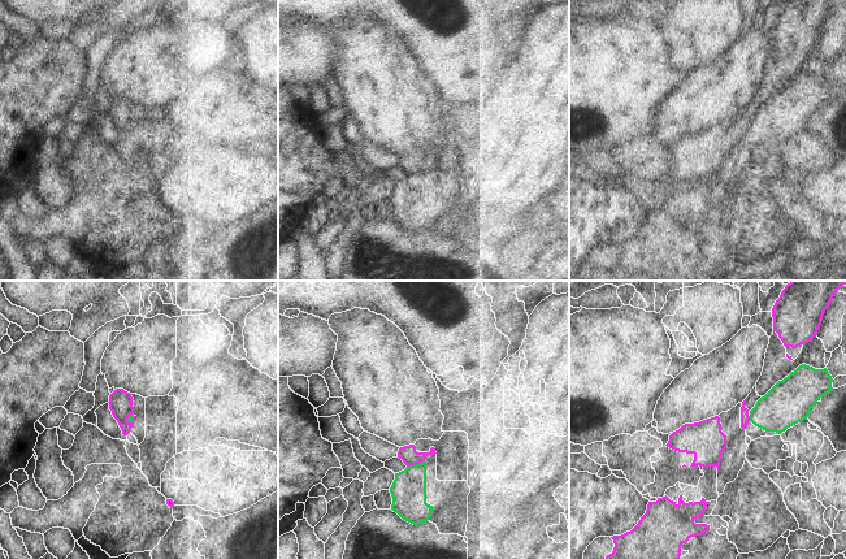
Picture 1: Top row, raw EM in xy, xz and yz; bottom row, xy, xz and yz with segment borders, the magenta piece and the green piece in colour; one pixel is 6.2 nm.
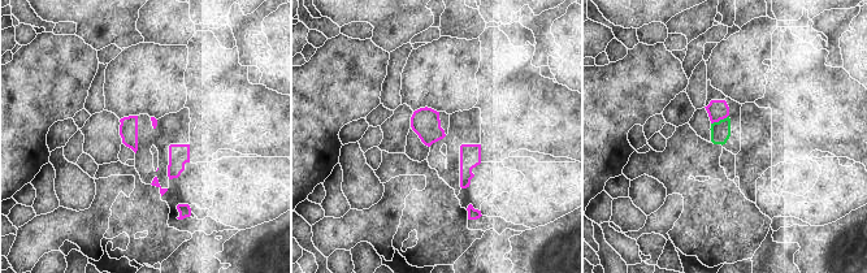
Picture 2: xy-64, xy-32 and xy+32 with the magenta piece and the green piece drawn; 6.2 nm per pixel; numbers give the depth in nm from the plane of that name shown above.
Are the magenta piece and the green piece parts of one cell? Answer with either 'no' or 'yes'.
no

